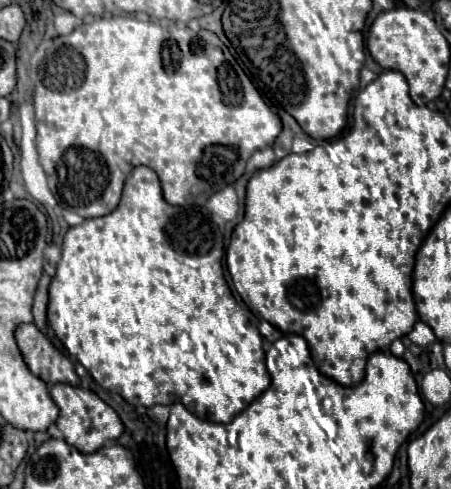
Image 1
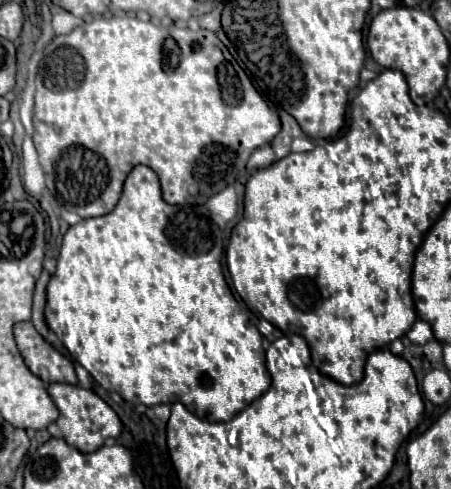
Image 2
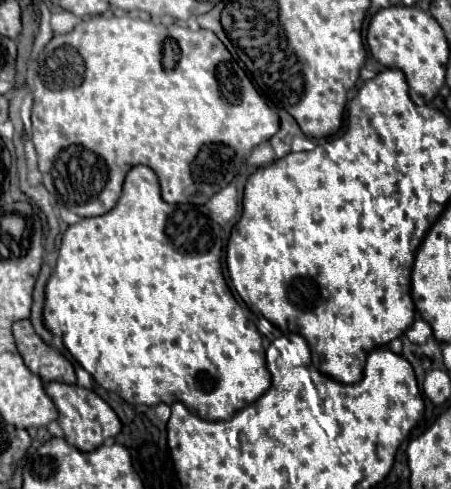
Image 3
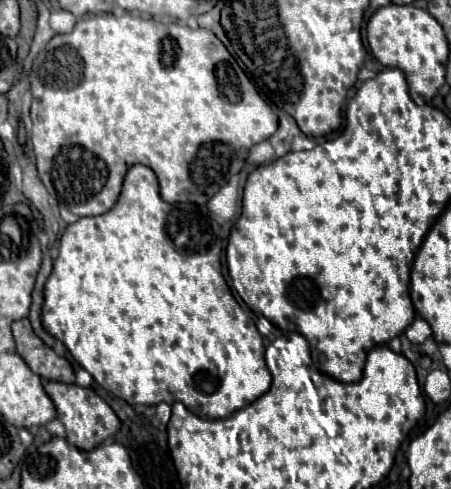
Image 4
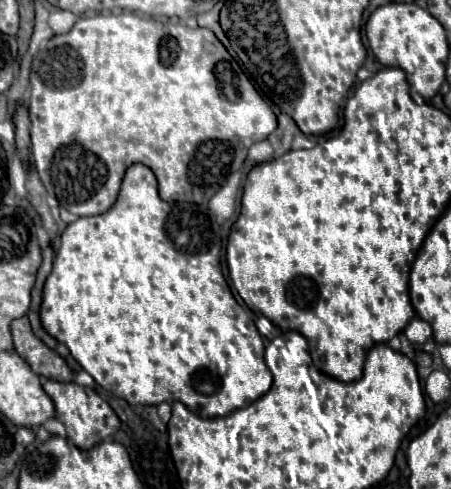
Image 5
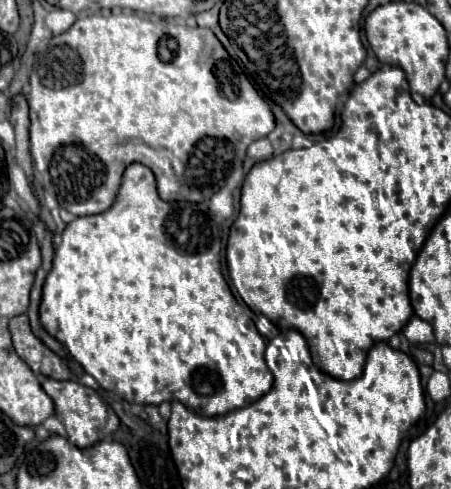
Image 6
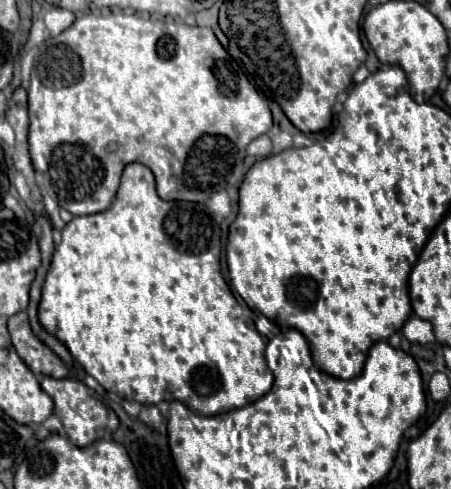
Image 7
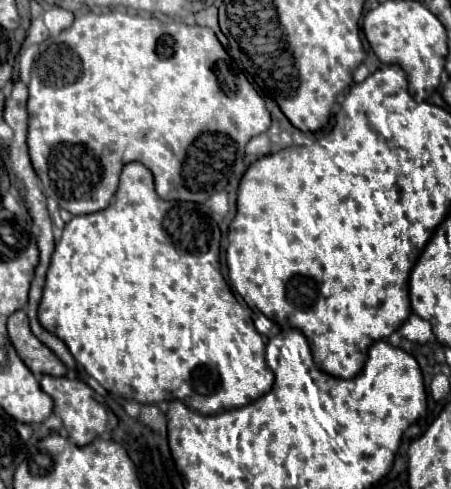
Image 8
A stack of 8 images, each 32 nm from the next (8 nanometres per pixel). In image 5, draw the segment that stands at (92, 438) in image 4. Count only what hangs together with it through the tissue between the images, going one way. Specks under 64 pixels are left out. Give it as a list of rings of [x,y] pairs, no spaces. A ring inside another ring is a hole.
[[[46,380],[44,390],[56,406],[56,418],[66,426],[66,434],[68,434],[70,444],[74,444],[82,450],[88,450],[118,430],[120,422],[118,422],[114,410],[94,392],[94,388],[84,388],[84,386],[78,386],[76,382]]]

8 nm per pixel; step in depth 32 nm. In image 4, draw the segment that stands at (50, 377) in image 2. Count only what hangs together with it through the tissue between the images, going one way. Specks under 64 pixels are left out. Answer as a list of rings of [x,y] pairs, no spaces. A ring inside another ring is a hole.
[[[22,318],[12,324],[12,334],[16,340],[16,350],[24,358],[24,362],[30,366],[34,374],[38,374],[44,380],[56,380],[56,382],[74,382],[74,370],[70,362],[62,356],[58,356],[50,346],[46,346],[32,330],[30,320]]]

